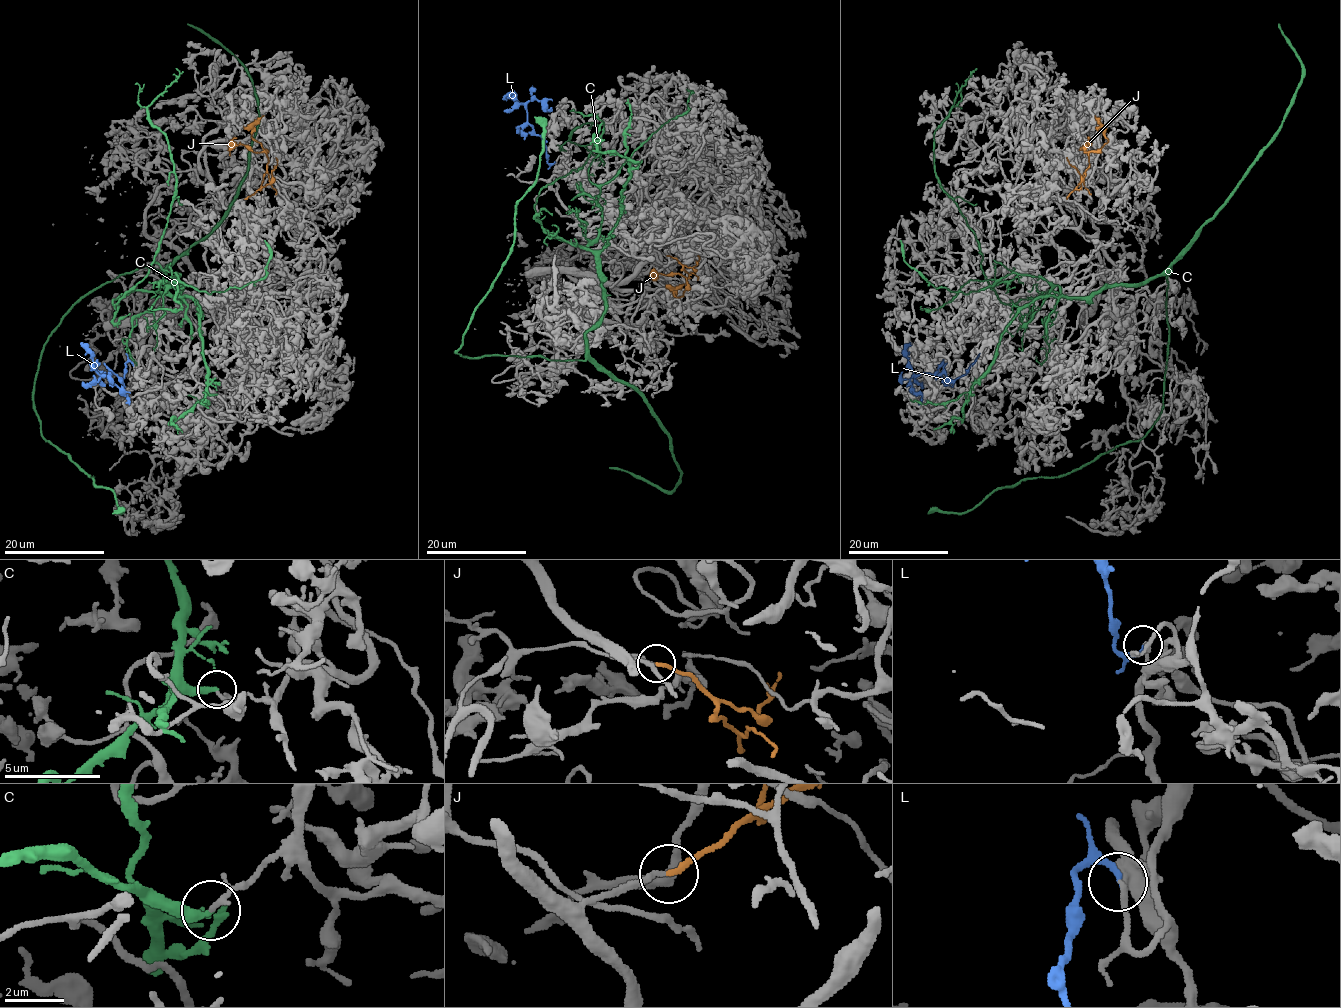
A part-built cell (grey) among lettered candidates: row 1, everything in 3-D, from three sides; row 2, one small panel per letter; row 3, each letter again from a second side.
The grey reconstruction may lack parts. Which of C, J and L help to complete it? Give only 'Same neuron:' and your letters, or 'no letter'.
Same neuron: J, L

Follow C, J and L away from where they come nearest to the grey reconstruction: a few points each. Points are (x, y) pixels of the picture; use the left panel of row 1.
C: (216, 394), (200, 310), (161, 269), (118, 274), (63, 317), (33, 409), (40, 434), (115, 494), (112, 513)
J: (245, 199), (260, 189), (267, 165), (265, 150), (251, 134), (264, 115)
L: (132, 365), (130, 361), (126, 362), (122, 379), (112, 374), (108, 378), (104, 372), (130, 404)

